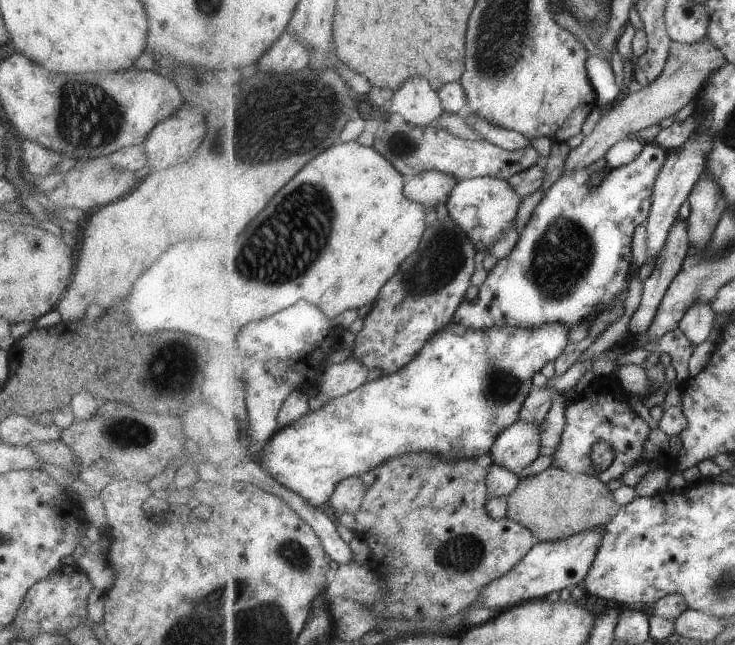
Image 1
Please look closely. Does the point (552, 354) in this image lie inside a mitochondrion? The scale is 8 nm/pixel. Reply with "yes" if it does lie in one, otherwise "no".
no

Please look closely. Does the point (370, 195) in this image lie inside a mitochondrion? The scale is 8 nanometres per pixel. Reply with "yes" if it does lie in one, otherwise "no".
no

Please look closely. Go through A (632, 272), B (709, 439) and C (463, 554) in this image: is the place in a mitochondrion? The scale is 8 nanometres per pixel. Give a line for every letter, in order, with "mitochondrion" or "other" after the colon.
A: other
B: other
C: mitochondrion

